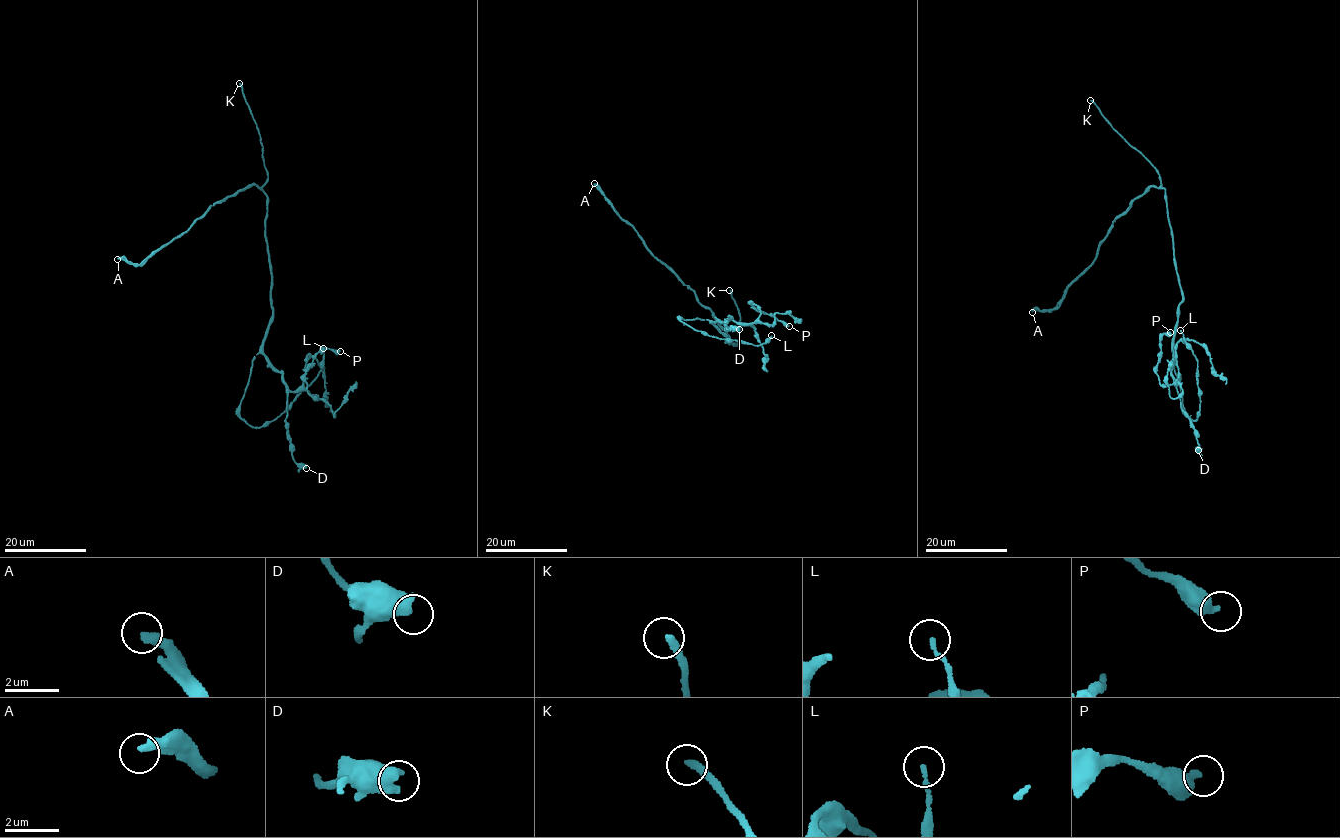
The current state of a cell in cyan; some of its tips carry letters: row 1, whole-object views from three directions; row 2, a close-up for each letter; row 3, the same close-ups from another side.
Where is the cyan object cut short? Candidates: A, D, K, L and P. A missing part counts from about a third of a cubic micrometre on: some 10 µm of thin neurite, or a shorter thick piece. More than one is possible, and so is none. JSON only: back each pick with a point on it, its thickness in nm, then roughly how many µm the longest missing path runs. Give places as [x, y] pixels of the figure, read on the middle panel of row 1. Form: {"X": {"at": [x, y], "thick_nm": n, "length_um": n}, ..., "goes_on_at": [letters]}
{"A": {"at": [594, 183], "thick_nm": 340, "length_um": 30}, "K": {"at": [729, 290], "thick_nm": 280, "length_um": 15}, "goes_on_at": ["A", "K"]}

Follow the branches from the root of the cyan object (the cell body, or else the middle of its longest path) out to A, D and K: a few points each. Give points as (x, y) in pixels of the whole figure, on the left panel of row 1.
A: (269, 261), (265, 237), (266, 194), (252, 184), (216, 203), (189, 228), (140, 263), (117, 259)
D: (269, 261), (272, 321), (263, 342), (263, 355), (282, 374), (286, 387), (287, 438), (294, 460), (306, 468)
K: (269, 261), (265, 237), (266, 194), (262, 187), (267, 171), (258, 127), (239, 83)

